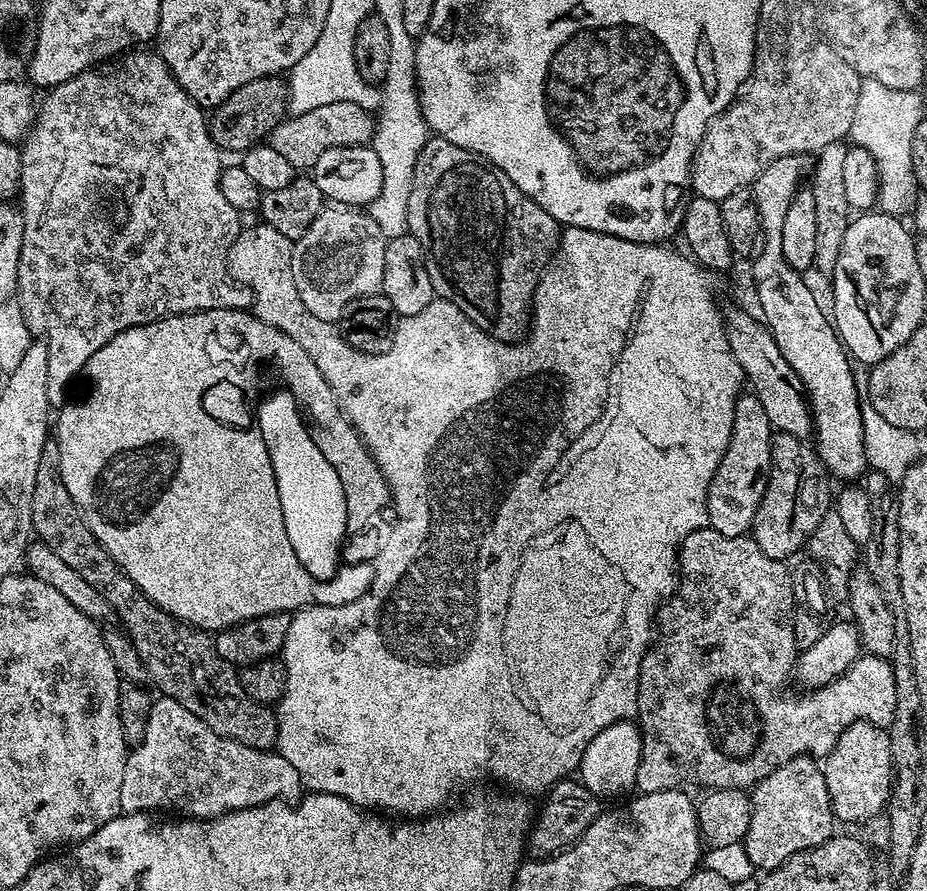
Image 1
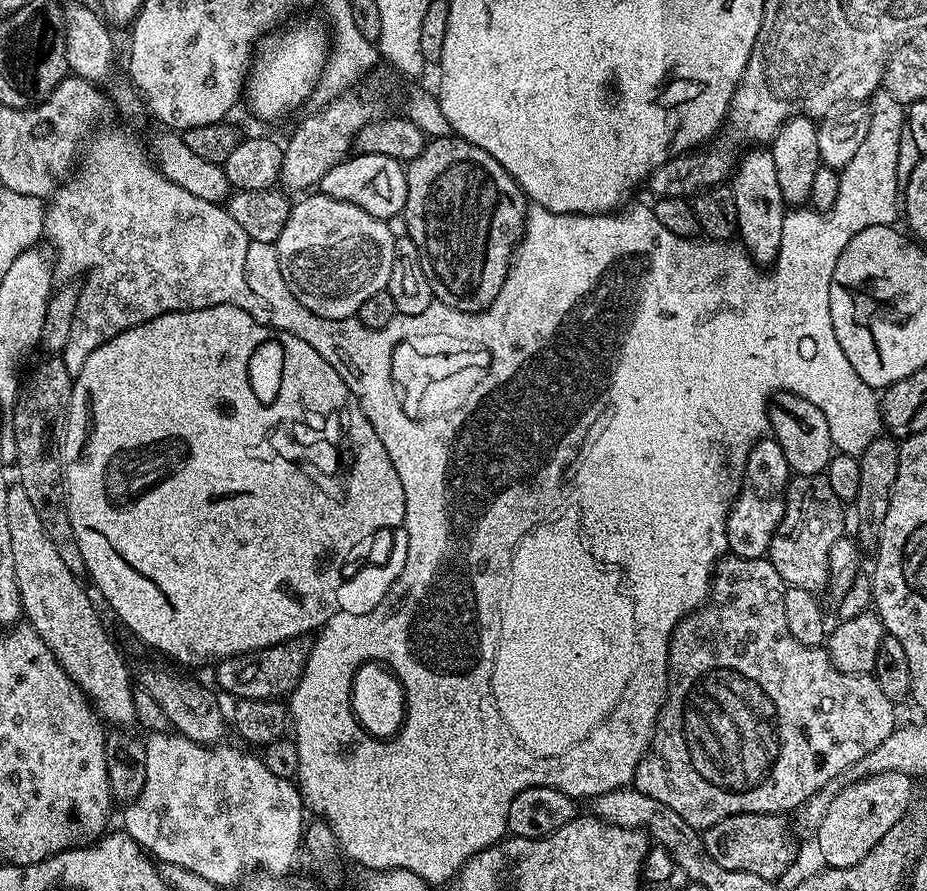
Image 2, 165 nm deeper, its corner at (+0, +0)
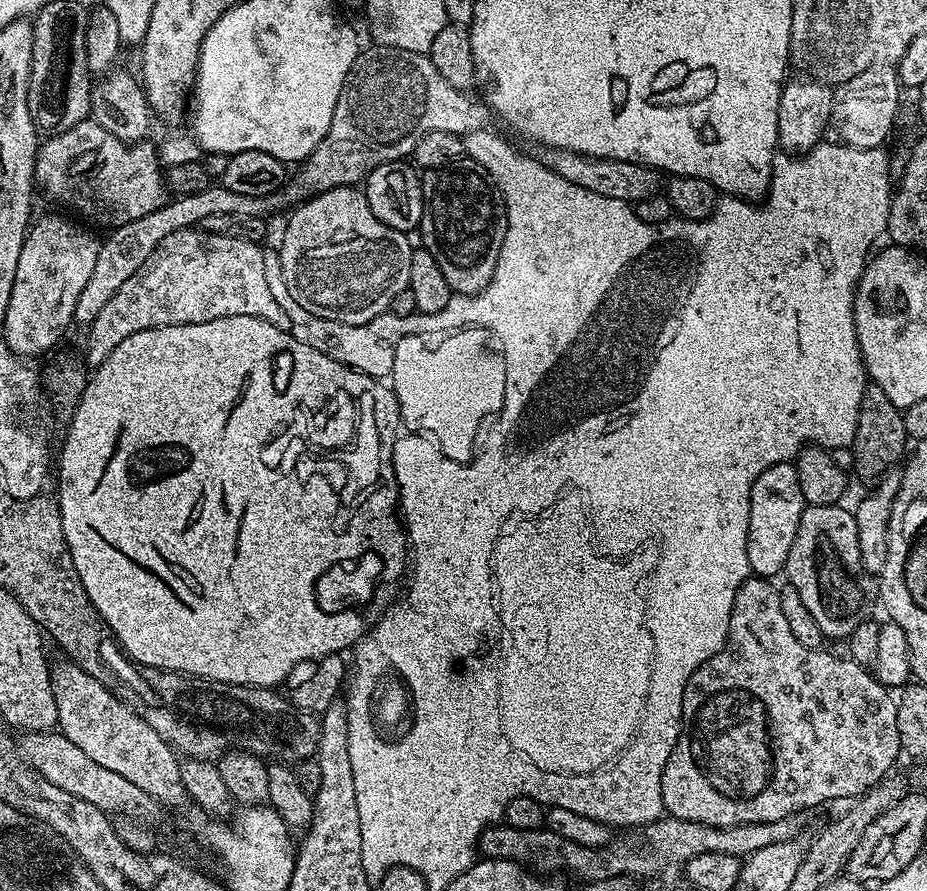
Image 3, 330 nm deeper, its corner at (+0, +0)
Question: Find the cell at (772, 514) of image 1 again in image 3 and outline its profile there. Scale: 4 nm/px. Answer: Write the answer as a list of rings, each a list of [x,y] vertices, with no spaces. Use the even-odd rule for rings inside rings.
[[[840,504],[807,505],[798,522],[794,546],[790,546],[786,580],[798,590],[798,598],[806,602],[825,637],[847,638],[863,620],[869,619],[868,607],[872,604],[874,592],[868,589],[864,579],[866,573],[855,515]]]

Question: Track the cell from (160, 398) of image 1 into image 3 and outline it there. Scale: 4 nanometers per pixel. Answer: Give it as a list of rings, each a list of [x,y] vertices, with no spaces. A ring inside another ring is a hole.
[[[227,316],[210,322],[162,326],[130,334],[125,340],[118,342],[118,346],[114,346],[110,355],[104,357],[104,361],[91,373],[84,395],[71,413],[72,425],[68,428],[64,449],[60,452],[58,503],[62,514],[62,530],[74,558],[74,570],[78,570],[78,578],[82,578],[82,586],[90,602],[108,624],[108,629],[116,637],[116,643],[137,665],[145,669],[156,668],[152,670],[203,676],[206,680],[217,680],[223,684],[249,684],[251,688],[275,689],[280,686],[276,684],[282,683],[288,675],[291,677],[297,669],[304,666],[299,664],[304,664],[307,660],[320,660],[323,656],[334,655],[335,652],[344,652],[348,647],[351,649],[361,643],[363,618],[358,611],[348,611],[346,604],[340,606],[340,602],[336,602],[340,598],[340,590],[342,598],[346,598],[344,592],[357,592],[348,596],[356,596],[362,602],[364,595],[360,593],[358,586],[350,590],[350,586],[346,588],[342,584],[340,588],[340,584],[336,586],[334,582],[326,580],[330,576],[324,574],[316,586],[316,592],[308,592],[304,596],[302,568],[306,556],[310,556],[310,518],[314,518],[314,524],[324,522],[326,528],[328,522],[336,524],[340,516],[358,516],[354,512],[348,512],[344,506],[356,506],[356,500],[352,500],[352,492],[360,488],[360,478],[370,474],[376,466],[384,466],[384,460],[378,458],[392,458],[392,450],[376,450],[378,446],[360,446],[354,442],[356,426],[350,426],[350,410],[344,406],[344,400],[332,402],[332,426],[336,430],[332,430],[328,422],[320,422],[324,426],[316,426],[310,430],[302,420],[302,414],[292,414],[292,410],[296,408],[296,404],[300,404],[300,398],[314,400],[316,396],[322,396],[324,390],[334,392],[336,388],[336,392],[340,392],[336,396],[348,396],[344,386],[348,382],[360,382],[360,386],[364,386],[368,384],[368,375],[366,372],[350,374],[350,368],[346,365],[306,346],[306,342],[298,342],[298,338],[294,338],[291,331],[278,330],[278,326],[257,316]],[[326,380],[336,382],[336,386],[326,386]],[[286,404],[290,410],[288,416],[282,416]],[[298,490],[306,494],[306,498],[302,494],[298,496]],[[332,610],[343,610],[344,613],[341,616],[322,614]]]

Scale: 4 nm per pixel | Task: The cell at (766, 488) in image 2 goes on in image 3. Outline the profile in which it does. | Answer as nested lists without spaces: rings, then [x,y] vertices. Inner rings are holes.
[[[795,463],[775,464],[762,470],[762,474],[758,474],[758,478],[750,490],[750,526],[748,527],[748,541],[746,542],[748,570],[753,577],[776,578],[779,572],[781,575],[787,569],[790,546],[794,546],[794,538],[798,534],[798,522],[802,518],[805,507],[802,498],[802,486],[798,486]]]

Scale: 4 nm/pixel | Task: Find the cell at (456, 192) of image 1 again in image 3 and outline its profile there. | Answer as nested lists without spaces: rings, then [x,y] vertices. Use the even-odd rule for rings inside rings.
[[[461,158],[445,168],[431,169],[422,187],[424,209],[418,229],[418,235],[424,239],[421,240],[422,246],[434,258],[434,262],[438,262],[438,270],[442,270],[453,293],[461,296],[477,296],[490,282],[490,278],[494,278],[494,266],[498,266],[498,254],[506,238],[508,219],[500,191],[496,189],[486,170],[482,170],[482,166],[467,158]]]

